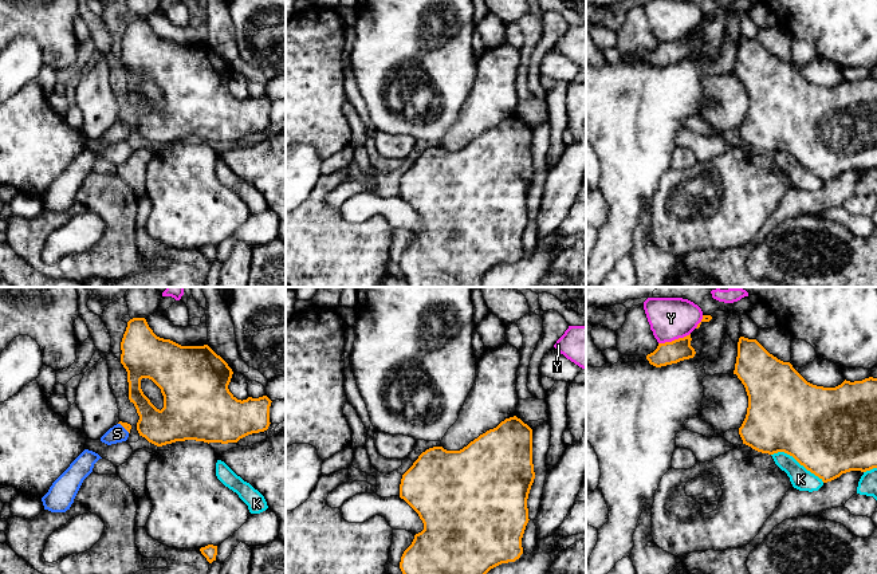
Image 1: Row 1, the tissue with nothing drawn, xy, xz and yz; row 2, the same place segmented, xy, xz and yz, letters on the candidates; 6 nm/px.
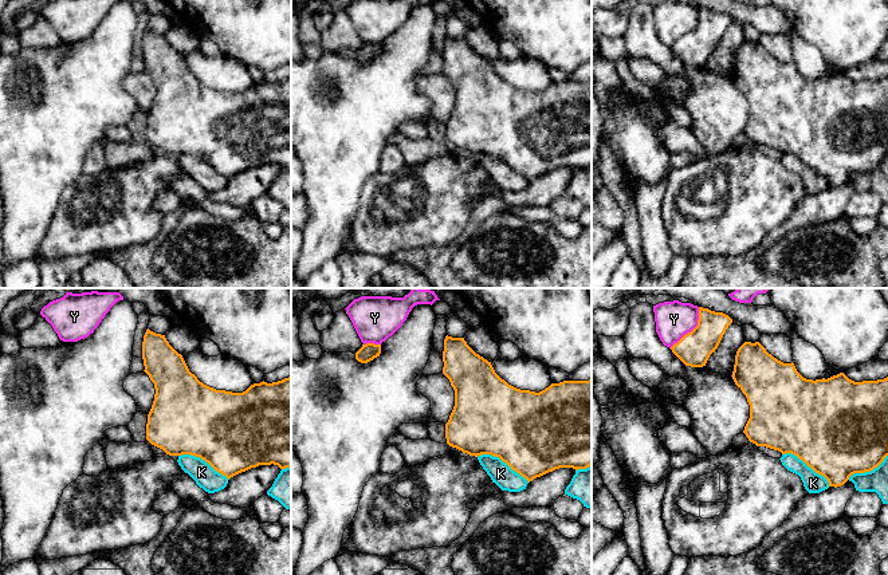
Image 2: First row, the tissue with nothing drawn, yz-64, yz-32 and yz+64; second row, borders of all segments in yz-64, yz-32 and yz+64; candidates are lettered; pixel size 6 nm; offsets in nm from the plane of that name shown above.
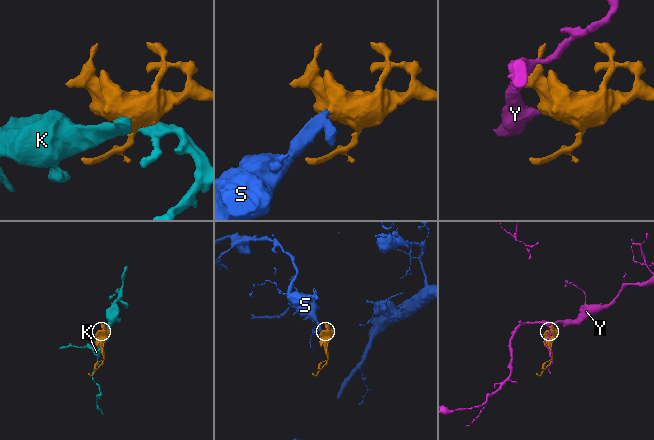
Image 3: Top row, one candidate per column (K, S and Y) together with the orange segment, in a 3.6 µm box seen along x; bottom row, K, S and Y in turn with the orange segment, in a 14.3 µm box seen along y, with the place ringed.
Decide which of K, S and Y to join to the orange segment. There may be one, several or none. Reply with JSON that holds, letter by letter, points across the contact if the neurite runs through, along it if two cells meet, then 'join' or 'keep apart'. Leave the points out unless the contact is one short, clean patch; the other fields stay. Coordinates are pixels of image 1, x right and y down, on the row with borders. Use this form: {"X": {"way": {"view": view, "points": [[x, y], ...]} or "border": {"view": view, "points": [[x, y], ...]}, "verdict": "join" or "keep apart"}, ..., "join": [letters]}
{"K": {"verdict": "keep apart"}, "S": {"way": {"view": "xy", "points": [[128, 427], [124, 427], [117, 433]]}, "verdict": "join"}, "Y": {"verdict": "keep apart"}, "join": ["S"]}

